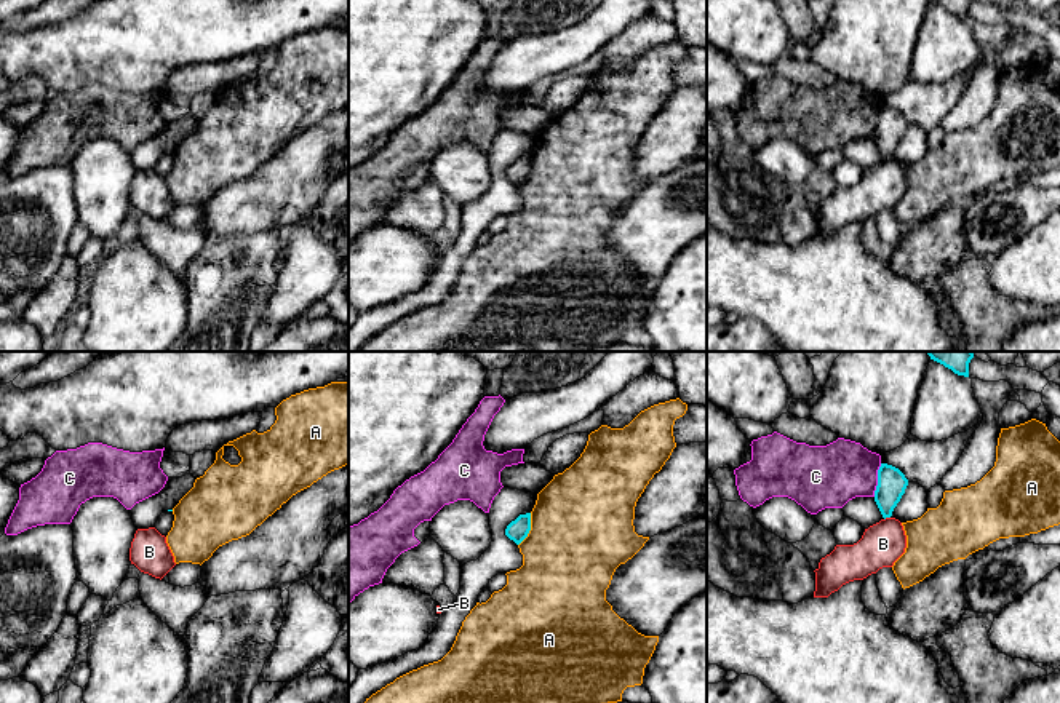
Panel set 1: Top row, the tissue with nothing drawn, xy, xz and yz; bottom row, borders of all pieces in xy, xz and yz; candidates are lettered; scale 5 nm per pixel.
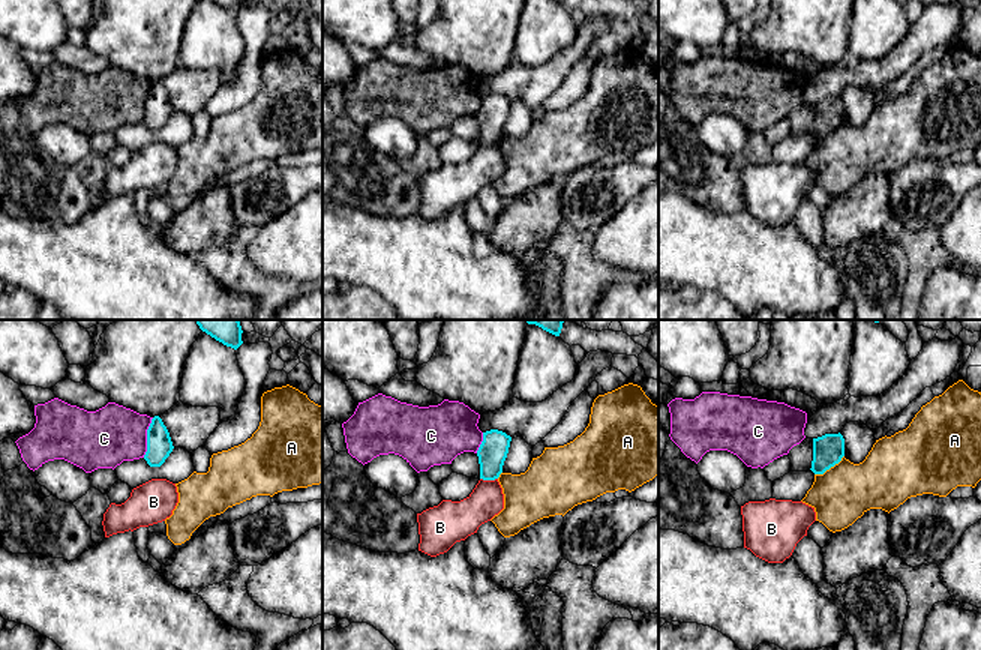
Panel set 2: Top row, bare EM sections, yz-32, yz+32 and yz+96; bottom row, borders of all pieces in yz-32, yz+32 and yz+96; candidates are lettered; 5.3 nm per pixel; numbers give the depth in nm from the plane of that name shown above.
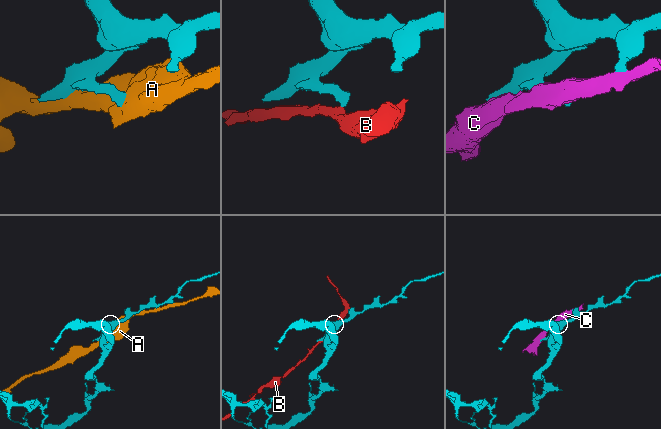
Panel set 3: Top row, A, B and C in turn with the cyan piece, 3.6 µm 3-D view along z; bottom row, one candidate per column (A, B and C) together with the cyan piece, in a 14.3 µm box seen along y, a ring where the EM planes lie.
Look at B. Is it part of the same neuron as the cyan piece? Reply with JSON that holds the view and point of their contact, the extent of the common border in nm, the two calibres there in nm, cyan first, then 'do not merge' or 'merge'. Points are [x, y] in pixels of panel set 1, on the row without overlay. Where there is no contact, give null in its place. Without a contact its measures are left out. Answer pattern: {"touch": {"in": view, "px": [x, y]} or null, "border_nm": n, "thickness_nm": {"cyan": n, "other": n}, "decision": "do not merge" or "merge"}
{"touch": {"in": "yz", "px": [886, 158]}, "border_nm": 40, "thickness_nm": {"cyan": 140, "other": 220}, "decision": "do not merge"}

